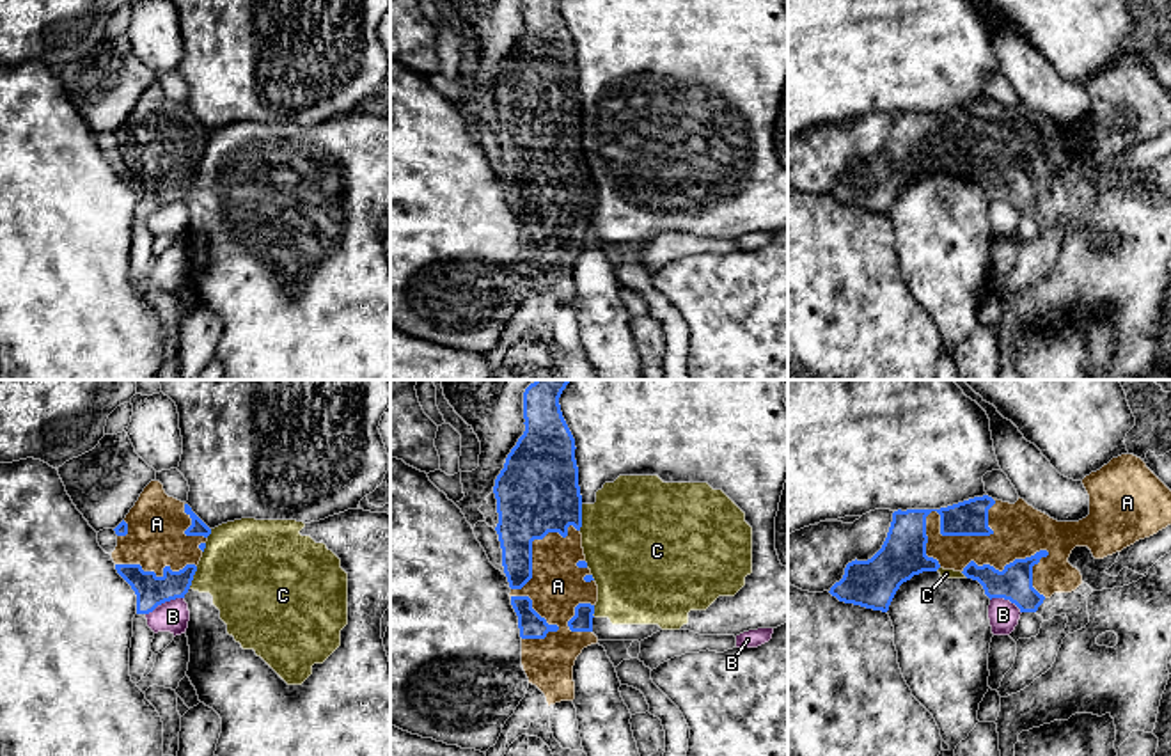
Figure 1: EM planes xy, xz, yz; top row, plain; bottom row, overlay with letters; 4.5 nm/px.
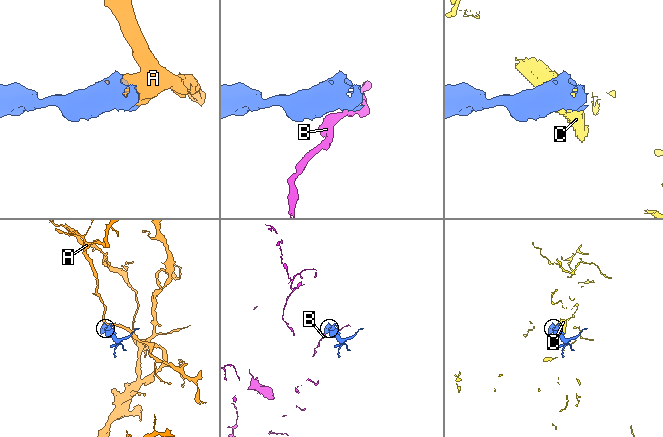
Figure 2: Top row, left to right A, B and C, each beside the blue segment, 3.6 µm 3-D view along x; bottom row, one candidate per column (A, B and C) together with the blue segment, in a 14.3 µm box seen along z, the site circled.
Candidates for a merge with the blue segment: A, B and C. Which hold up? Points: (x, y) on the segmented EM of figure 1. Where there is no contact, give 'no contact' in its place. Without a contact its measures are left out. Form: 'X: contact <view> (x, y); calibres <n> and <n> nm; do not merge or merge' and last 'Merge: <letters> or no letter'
A: contact yz (948, 535); calibres 200 and 160 nm; merge
B: contact xy (164, 602); calibres 140 and 150 nm; do not merge
C: contact xz (581, 517); calibres 380 and 460 nm; do not merge
Merge: A

